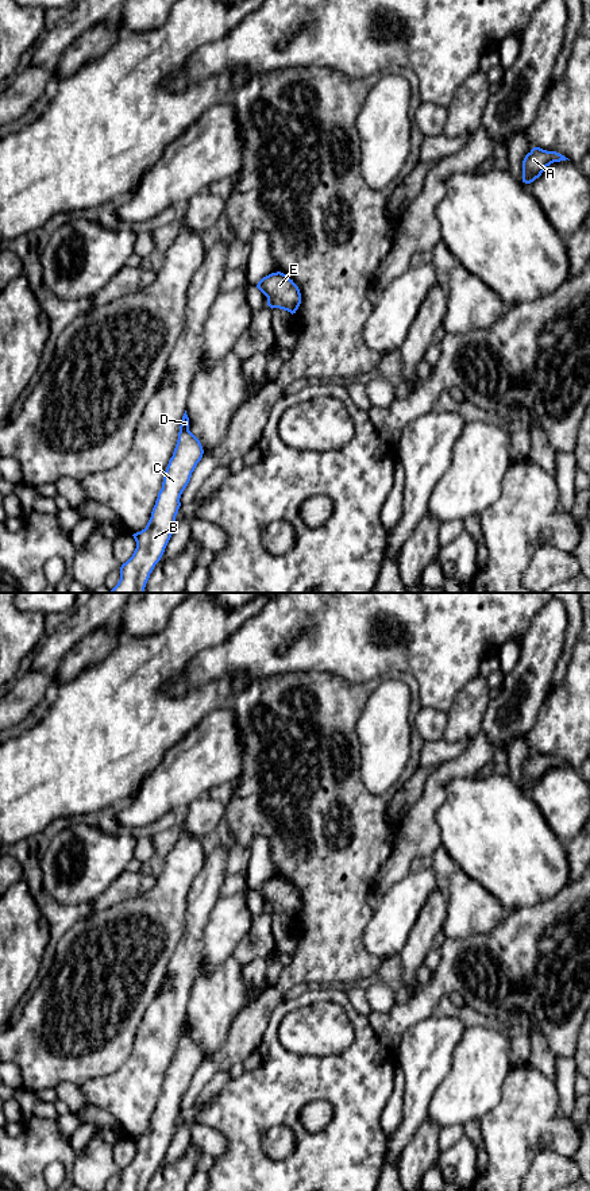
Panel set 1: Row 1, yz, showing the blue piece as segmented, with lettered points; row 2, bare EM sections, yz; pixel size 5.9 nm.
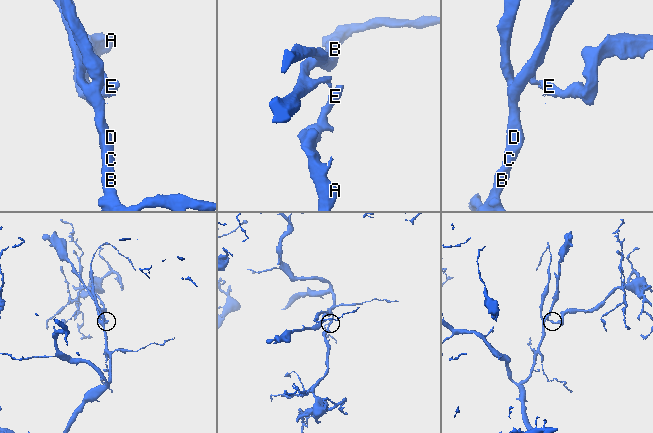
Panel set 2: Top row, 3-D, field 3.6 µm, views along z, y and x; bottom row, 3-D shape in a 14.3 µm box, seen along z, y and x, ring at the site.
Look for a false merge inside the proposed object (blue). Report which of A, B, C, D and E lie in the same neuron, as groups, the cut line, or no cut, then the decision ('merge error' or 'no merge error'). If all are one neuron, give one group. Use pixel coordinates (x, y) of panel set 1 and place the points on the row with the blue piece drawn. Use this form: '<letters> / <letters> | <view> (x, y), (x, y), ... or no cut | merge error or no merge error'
A E / B C D | yz (267, 299), (274, 307) | merge error

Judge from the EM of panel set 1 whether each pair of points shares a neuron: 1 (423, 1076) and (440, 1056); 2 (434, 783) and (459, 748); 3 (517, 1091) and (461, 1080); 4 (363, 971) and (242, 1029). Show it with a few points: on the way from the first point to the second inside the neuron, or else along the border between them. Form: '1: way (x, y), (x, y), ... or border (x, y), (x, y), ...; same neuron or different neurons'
1: way (425, 1071), (435, 1062); same neuron
2: border (470, 742), (461, 754), (442, 762), (436, 767); different neurons
3: border (512, 1064), (502, 1084), (500, 1101), (484, 1116); different neurons
4: way (332, 971), (299, 971), (272, 998); same neuron

